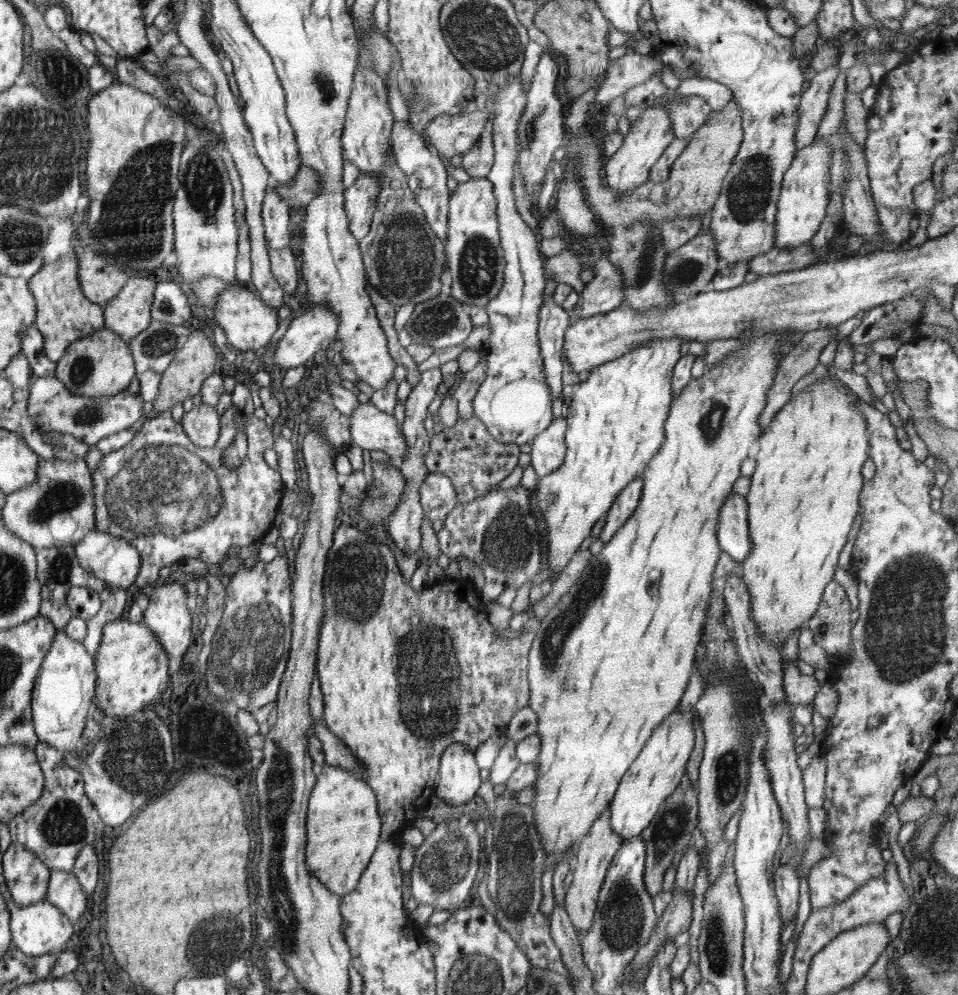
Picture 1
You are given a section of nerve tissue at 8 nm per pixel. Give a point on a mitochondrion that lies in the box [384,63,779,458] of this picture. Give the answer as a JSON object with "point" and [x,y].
{"point":[478,265]}

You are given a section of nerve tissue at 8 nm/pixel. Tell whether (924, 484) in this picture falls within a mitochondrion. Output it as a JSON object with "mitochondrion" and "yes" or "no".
{"mitochondrion":"no"}

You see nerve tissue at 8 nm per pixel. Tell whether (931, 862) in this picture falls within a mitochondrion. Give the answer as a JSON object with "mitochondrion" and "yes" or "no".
{"mitochondrion":"no"}

